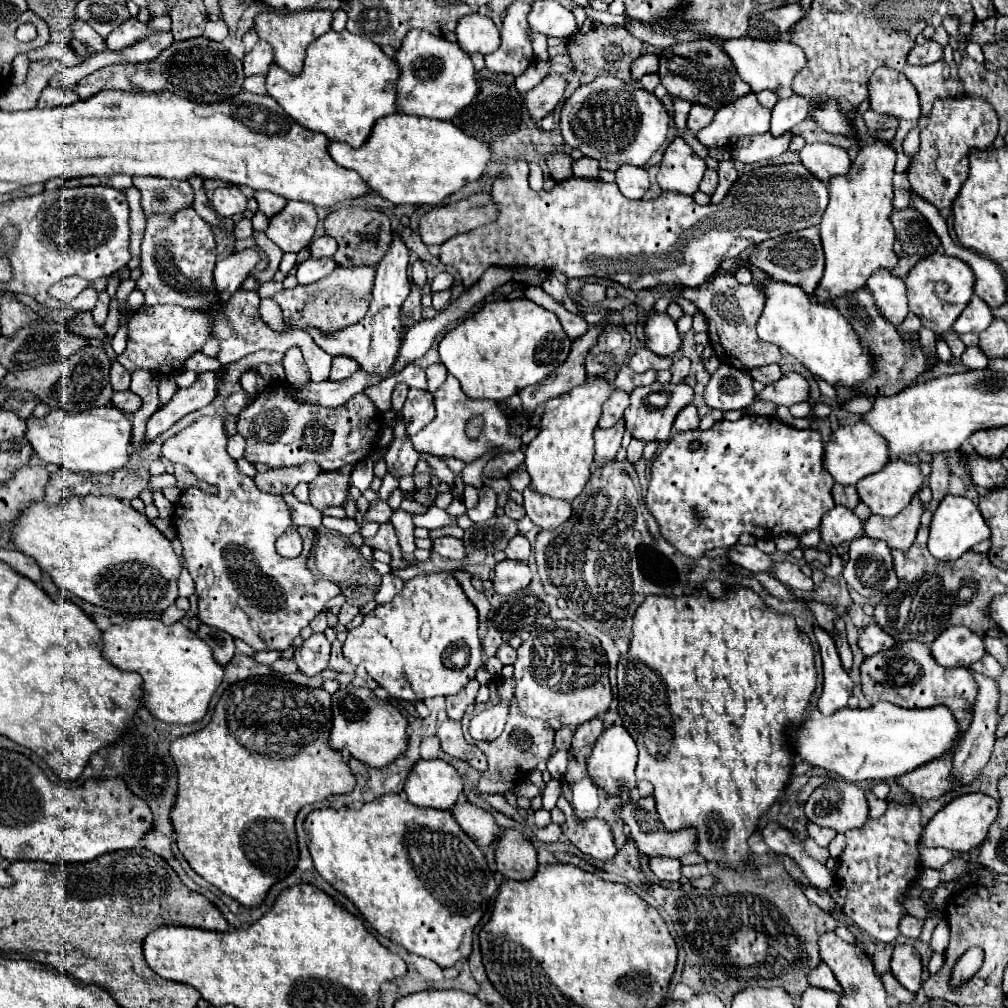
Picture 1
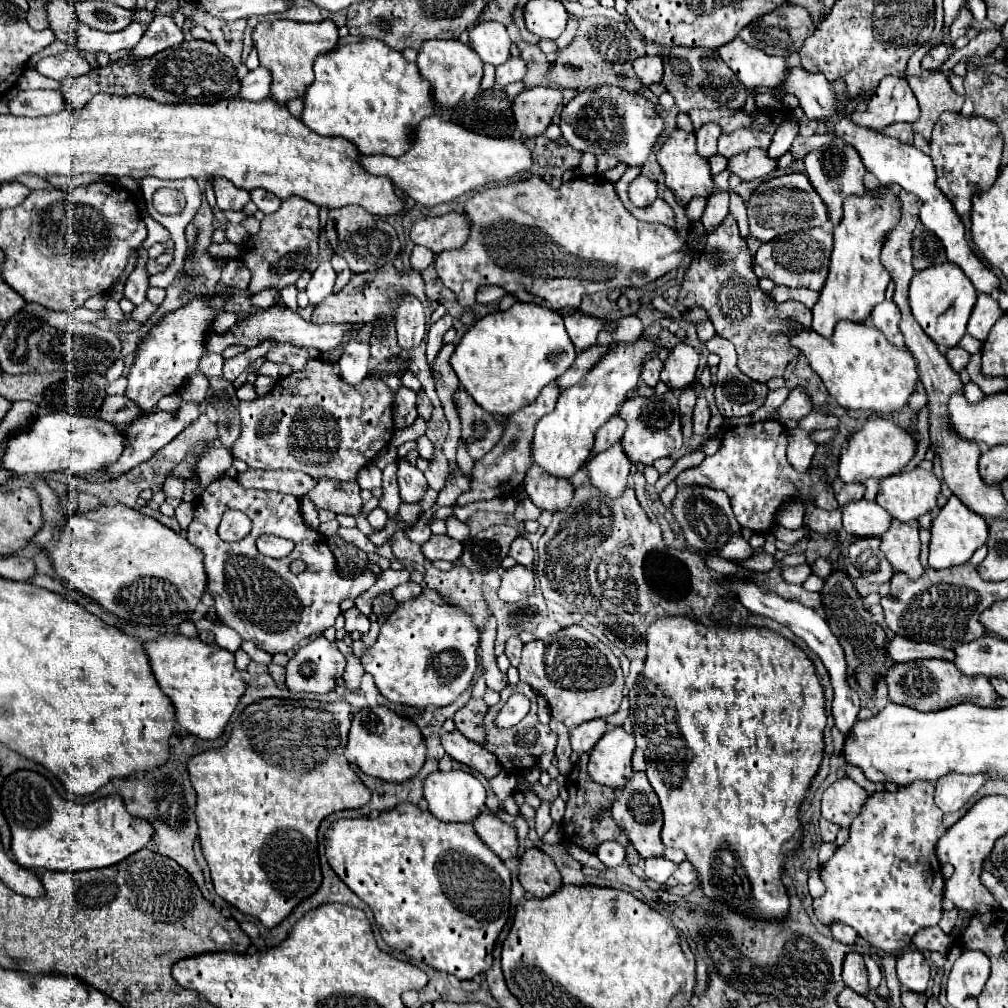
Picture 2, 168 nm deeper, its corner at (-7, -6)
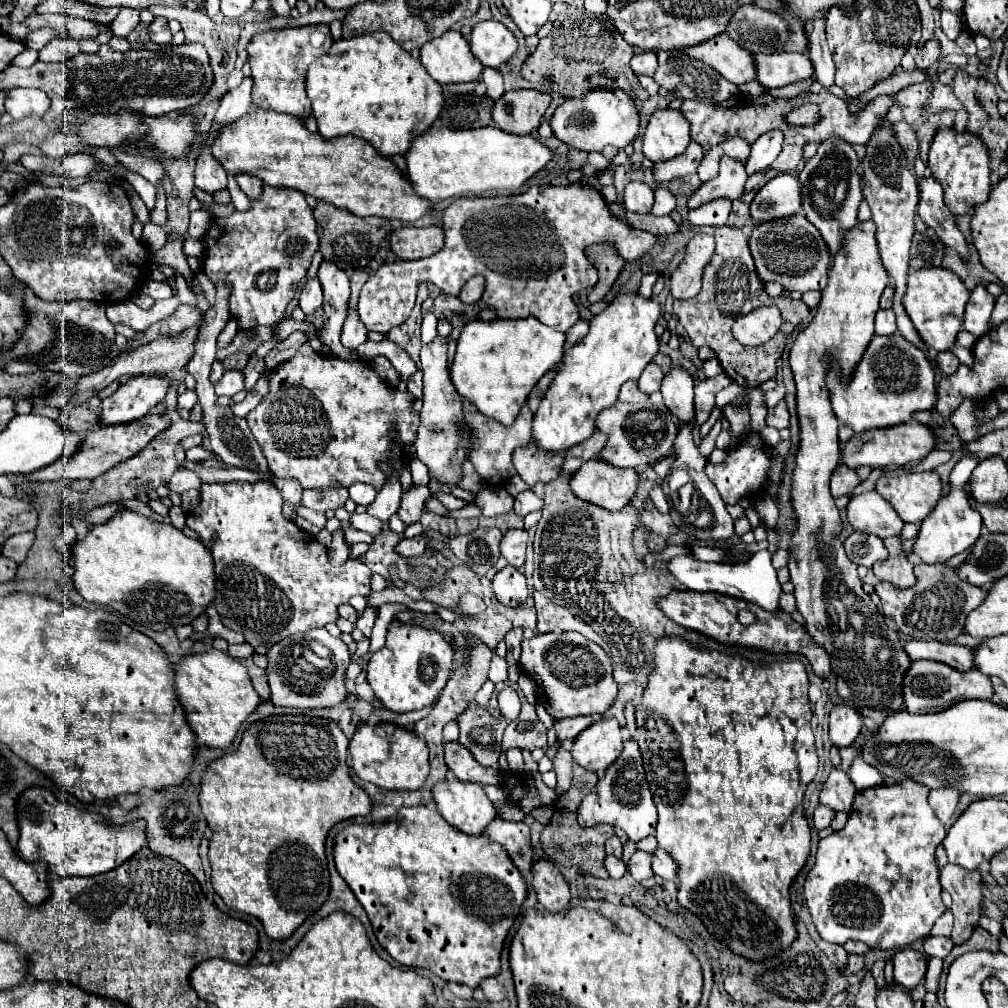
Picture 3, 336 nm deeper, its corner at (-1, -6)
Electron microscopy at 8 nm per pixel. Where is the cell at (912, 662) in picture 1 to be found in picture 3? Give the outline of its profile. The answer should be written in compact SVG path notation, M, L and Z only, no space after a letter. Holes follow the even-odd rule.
M917 660L911 664L909 672L905 674L903 692L905 692L905 706L911 714L931 714L931 712L941 712L941 710L945 710L961 700L969 700L969 698L991 700L993 686L991 686L989 676L981 674L979 670L957 672L955 668L951 668L943 662Z

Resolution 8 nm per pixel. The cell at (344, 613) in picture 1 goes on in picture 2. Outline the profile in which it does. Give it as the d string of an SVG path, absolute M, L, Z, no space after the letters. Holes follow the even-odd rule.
M351 608L351 610L347 610L345 614L345 630L347 632L353 632L353 630L359 630L359 632L367 632L369 630L369 618L365 616L365 614L361 614L357 608Z

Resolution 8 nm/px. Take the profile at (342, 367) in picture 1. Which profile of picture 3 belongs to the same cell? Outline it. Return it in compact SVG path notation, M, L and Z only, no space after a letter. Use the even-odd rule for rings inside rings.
M353 310L345 318L343 332L341 332L341 342L343 342L345 348L357 350L357 346L361 346L365 340L367 340L365 324L361 322L361 318L357 318L357 310Z

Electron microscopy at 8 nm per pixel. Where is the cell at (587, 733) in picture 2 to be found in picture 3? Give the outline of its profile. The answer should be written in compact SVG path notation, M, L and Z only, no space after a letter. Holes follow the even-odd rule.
M579 716L579 718L561 718L561 720L555 720L553 728L557 732L559 742L563 742L567 738L575 738L589 724L593 724L593 716Z

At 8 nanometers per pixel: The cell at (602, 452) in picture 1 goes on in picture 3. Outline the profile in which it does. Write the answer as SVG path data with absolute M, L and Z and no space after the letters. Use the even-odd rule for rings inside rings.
M601 460L585 462L571 476L571 490L577 498L593 502L605 510L621 510L627 506L639 488L639 474L631 468L613 468Z

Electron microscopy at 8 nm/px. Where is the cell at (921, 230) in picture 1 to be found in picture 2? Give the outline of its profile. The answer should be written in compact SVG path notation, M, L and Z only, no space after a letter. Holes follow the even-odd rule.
M929 230L921 232L921 236L913 240L913 268L923 270L943 262L947 262L947 258L939 238L935 238L935 234L931 234Z

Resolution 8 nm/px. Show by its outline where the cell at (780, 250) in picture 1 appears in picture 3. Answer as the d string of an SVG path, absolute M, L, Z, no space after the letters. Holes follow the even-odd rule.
M801 214L793 218L777 218L775 222L763 222L755 226L749 236L749 250L755 260L757 274L763 282L779 282L787 292L823 290L829 272L829 250L819 230Z

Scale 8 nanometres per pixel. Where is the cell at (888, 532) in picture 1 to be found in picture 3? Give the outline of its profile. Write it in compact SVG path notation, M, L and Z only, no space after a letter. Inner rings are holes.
M891 536L891 538L885 538L885 548L889 550L889 558L885 562L877 562L871 570L873 574L883 580L883 582L889 582L897 588L911 588L917 578L913 574L913 564L907 560L907 556L903 554L901 550L901 540L899 536Z

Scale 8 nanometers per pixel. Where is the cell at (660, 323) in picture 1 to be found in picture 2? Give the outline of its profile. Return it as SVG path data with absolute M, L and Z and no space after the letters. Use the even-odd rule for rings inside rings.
M679 342L673 346L667 354L665 366L661 370L661 382L665 382L669 388L687 388L695 380L699 354L695 348L691 348L685 342Z

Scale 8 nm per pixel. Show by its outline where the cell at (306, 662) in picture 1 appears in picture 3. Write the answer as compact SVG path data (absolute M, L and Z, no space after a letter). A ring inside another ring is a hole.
M315 628L273 644L267 650L267 660L269 664L265 668L265 676L271 688L271 702L279 708L291 708L299 712L309 708L331 708L343 704L349 696L345 688L345 672L351 662L351 654L347 644L341 638L333 638L325 628ZM313 642L315 646L323 646L329 652L323 650L323 656L319 656L311 648Z

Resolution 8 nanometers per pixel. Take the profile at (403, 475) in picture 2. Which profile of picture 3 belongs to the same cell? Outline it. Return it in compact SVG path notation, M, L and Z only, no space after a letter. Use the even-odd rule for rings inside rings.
M411 486L409 492L403 494L403 500L401 500L401 506L397 510L399 518L405 522L405 526L409 524L415 524L421 520L421 514L423 514L423 506L425 506L425 500L429 498L429 490L427 486Z

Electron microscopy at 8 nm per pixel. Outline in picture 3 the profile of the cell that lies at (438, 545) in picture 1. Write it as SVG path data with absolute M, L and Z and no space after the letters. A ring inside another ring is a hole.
M425 536L403 538L403 540L397 544L397 548L395 548L395 552L401 554L401 556L405 556L405 558L409 558L409 556L421 556L425 550L427 550L427 540L425 540Z

